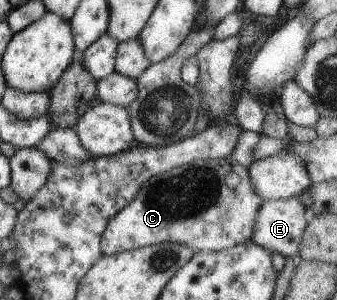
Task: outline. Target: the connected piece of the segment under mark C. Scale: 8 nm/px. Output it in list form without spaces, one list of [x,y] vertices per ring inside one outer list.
[[[230,157],[224,159],[194,160],[190,163],[184,164],[183,166],[169,169],[168,171],[159,173],[158,175],[153,175],[146,183],[144,183],[140,188],[140,191],[137,193],[137,196],[132,200],[132,203],[129,203],[124,209],[121,209],[107,222],[106,229],[103,231],[101,237],[100,251],[104,256],[115,256],[120,253],[120,251],[135,250],[164,242],[174,242],[189,247],[192,251],[195,251],[195,253],[201,251],[219,252],[220,250],[225,250],[238,244],[243,244],[251,239],[252,234],[254,233],[256,214],[260,209],[262,202],[263,199],[252,187],[247,167],[242,166],[238,162],[233,162]]]

